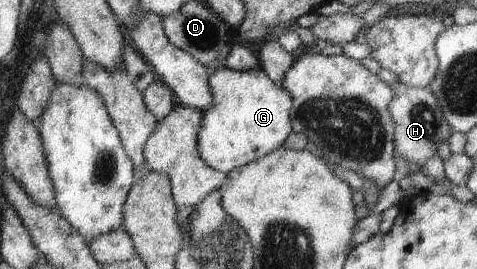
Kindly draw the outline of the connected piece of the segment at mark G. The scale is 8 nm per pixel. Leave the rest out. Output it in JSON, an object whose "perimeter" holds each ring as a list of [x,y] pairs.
{"perimeter":[[[226,65],[209,73],[211,107],[203,112],[198,138],[202,160],[223,175],[280,148],[292,132],[292,97],[261,69],[235,71]]]}

